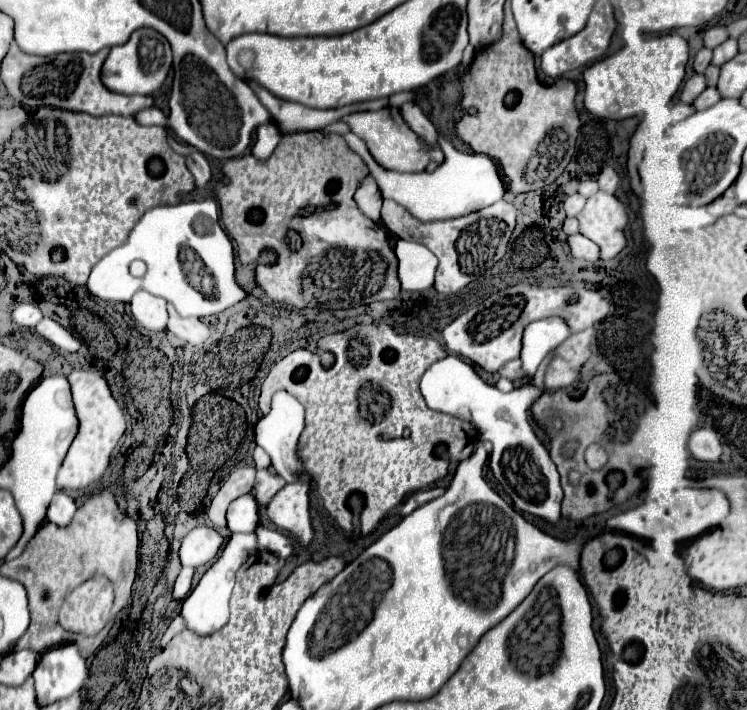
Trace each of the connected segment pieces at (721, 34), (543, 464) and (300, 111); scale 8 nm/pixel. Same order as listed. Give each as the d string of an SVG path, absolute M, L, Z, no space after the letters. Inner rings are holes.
M724 26L708 28L708 30L704 32L704 46L706 46L706 48L716 48L716 46L722 44L726 38L728 38L728 32L726 32Z
M448 354L446 358L434 362L424 372L420 392L430 410L444 412L470 422L472 426L476 426L476 430L484 440L492 442L492 452L488 458L490 468L496 480L504 486L504 490L512 498L516 510L540 516L548 522L560 520L560 502L562 502L560 476L554 462L550 460L548 450L536 438L528 422L530 406L542 396L540 388L528 382L504 394L496 386L486 384L474 372L474 368L466 364L462 358ZM508 414L512 414L512 418Z
M252 86L252 88L256 92L256 96L260 98L260 102L264 104L264 108L268 108L268 112L272 112L272 116L274 116L272 120L276 122L276 126L280 128L282 134L320 130L328 124L342 120L348 114L364 112L364 110L382 110L388 106L388 98L382 98L382 100L350 104L350 106L336 108L336 110L314 110L314 108L304 108L302 104L296 104L296 102L280 100L264 88L256 88L256 86Z

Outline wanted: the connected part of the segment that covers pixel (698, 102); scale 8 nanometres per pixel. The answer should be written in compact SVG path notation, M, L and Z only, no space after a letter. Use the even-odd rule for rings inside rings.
M706 88L706 90L692 102L692 106L694 106L696 110L704 110L704 108L710 108L712 104L716 104L718 100L720 100L718 90L716 90L716 88Z

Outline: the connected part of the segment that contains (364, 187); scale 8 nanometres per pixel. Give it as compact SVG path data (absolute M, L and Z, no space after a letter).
M368 174L356 194L354 194L354 200L358 204L358 208L364 212L364 216L368 216L370 220L380 220L380 206L382 206L382 196L380 196L380 190L378 190L378 184L374 182L374 178Z

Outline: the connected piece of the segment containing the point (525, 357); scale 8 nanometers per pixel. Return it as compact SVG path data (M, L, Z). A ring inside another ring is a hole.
M544 318L528 324L528 328L524 328L522 352L520 352L522 366L528 372L526 376L532 378L544 356L550 350L558 348L568 336L570 330L562 318Z

